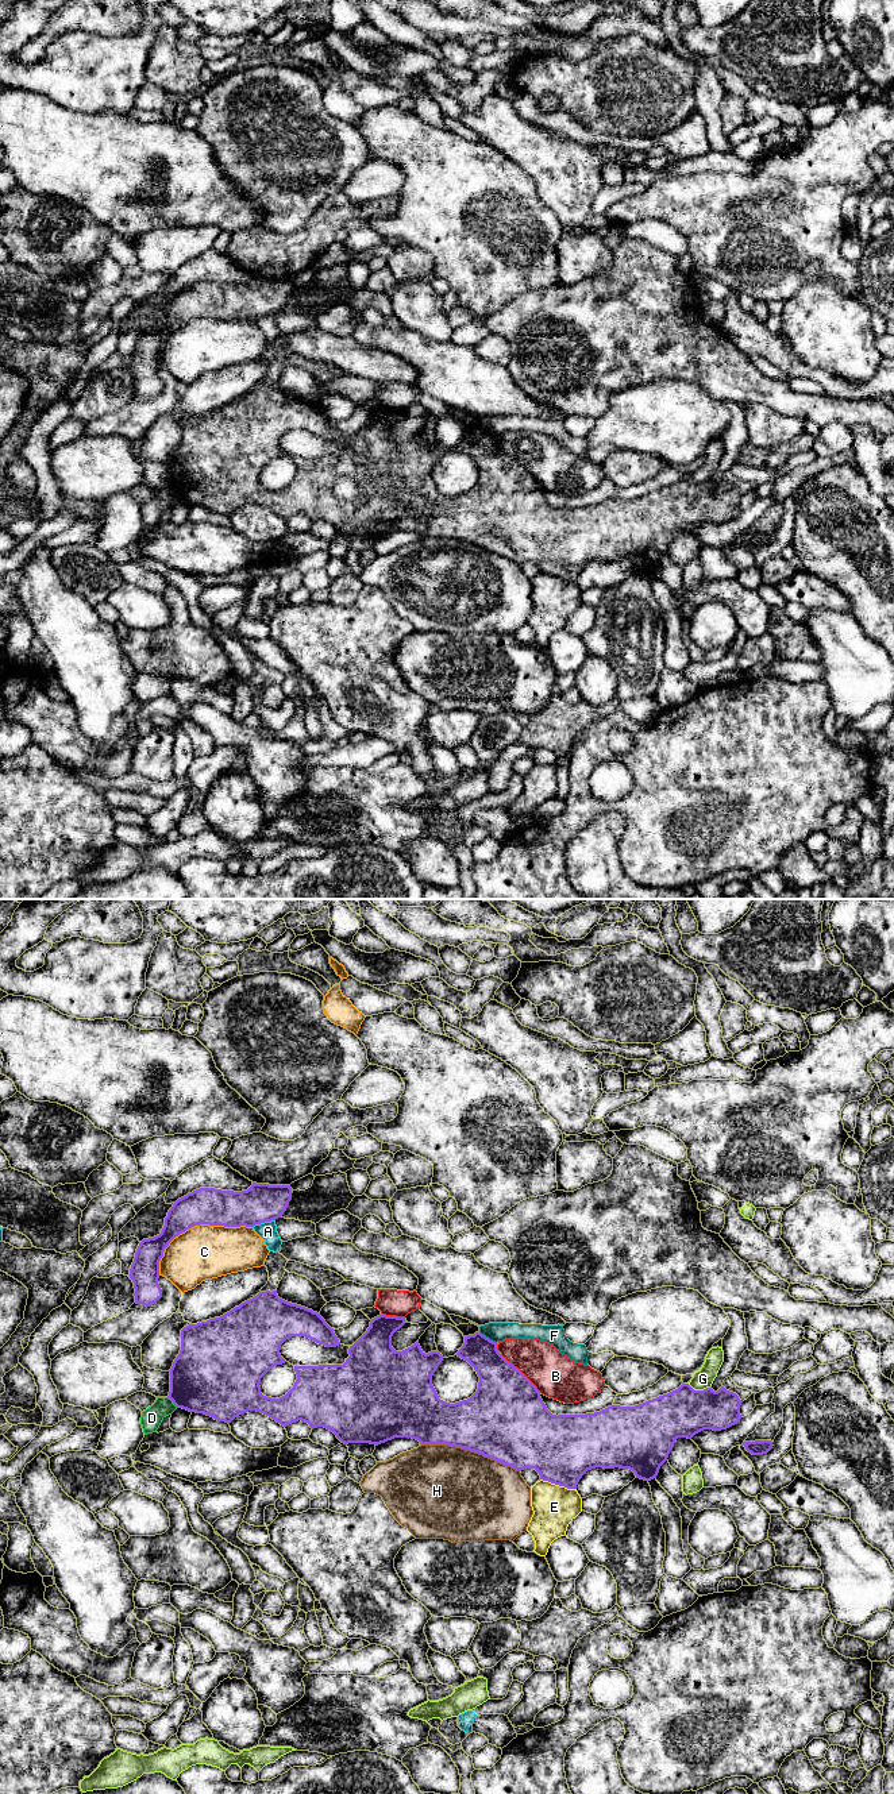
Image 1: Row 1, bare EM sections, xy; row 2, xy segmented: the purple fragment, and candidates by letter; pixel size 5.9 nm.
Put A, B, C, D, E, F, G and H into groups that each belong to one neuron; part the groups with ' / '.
A / B / C / D / E / F / G / H

